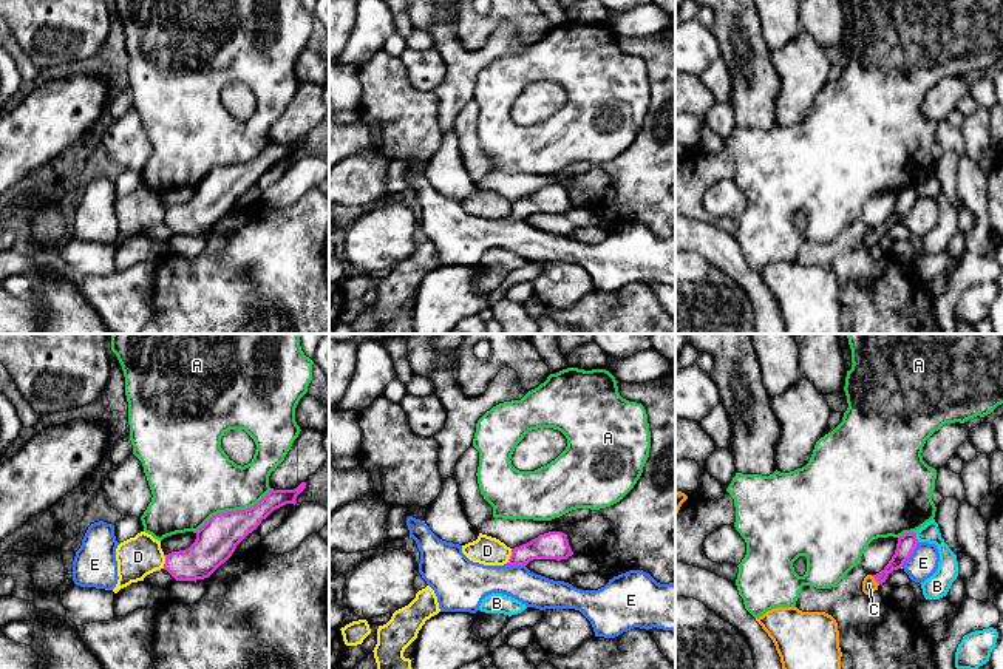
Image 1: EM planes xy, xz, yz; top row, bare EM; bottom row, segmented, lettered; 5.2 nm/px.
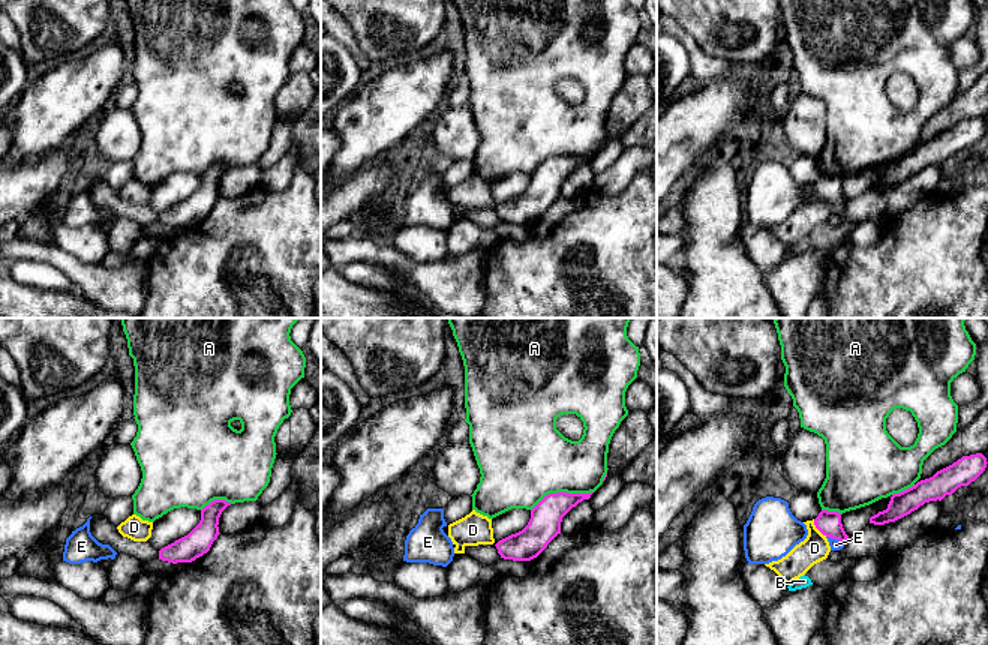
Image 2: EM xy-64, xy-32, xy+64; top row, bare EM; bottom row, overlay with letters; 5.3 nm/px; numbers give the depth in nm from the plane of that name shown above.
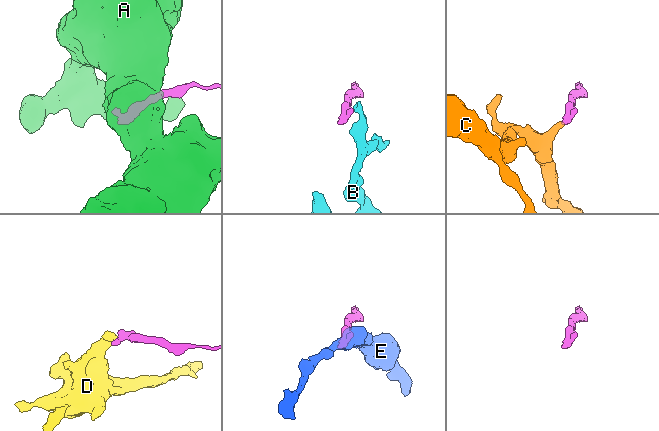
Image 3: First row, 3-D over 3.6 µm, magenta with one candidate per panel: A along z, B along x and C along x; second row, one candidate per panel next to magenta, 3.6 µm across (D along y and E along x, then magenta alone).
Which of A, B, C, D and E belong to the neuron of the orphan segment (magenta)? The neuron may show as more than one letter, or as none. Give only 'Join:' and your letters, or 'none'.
Join: C

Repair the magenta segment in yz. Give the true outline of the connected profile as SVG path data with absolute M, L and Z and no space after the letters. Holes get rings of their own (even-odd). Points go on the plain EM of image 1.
M904 187L898 192L896 204L889 218L876 229L867 229L862 235L862 246L870 249L878 239L886 236L887 230L904 219L918 199L916 187Z

